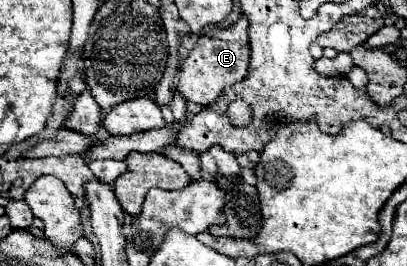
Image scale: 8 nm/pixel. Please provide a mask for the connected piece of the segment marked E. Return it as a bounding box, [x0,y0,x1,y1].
[178,17,250,105]

